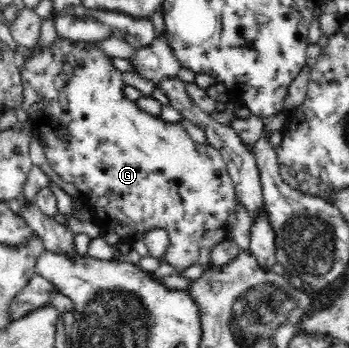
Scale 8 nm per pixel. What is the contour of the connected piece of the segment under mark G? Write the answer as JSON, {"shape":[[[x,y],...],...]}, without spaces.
{"shape":[[[56,37],[54,43],[41,49],[35,56],[26,58],[21,70],[23,77],[23,109],[29,117],[30,125],[40,135],[40,143],[43,153],[47,158],[52,170],[67,183],[73,183],[80,193],[81,203],[92,213],[94,223],[100,228],[107,228],[116,233],[121,242],[134,242],[141,239],[143,233],[152,229],[164,229],[168,232],[169,245],[164,253],[164,262],[172,267],[184,269],[190,265],[206,265],[213,267],[211,261],[212,251],[224,241],[232,240],[232,225],[236,223],[236,199],[235,187],[227,168],[227,163],[223,160],[222,154],[210,144],[200,144],[194,142],[186,131],[186,128],[178,122],[165,122],[161,117],[155,117],[140,110],[133,101],[126,100],[122,96],[122,87],[125,83],[122,80],[122,73],[112,64],[111,57],[104,54],[102,50],[96,48],[94,44],[88,42],[74,42],[66,38]]]}

